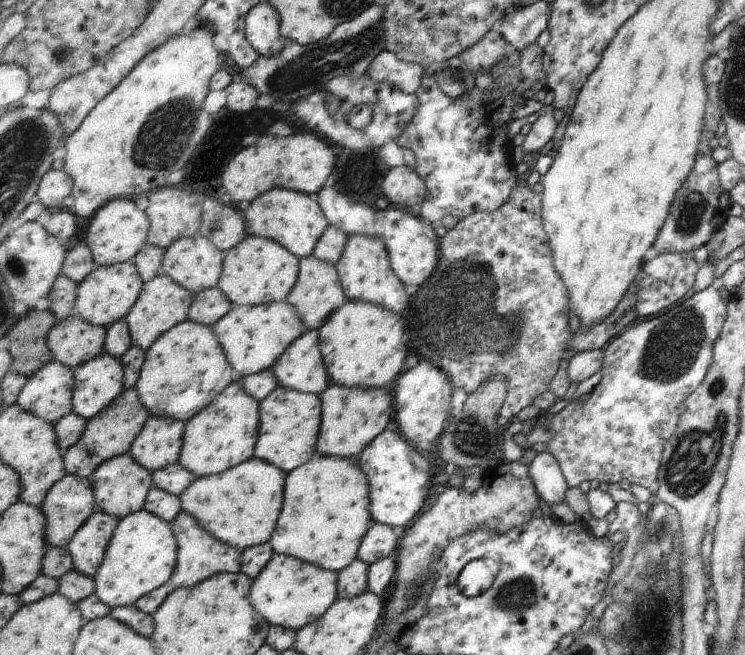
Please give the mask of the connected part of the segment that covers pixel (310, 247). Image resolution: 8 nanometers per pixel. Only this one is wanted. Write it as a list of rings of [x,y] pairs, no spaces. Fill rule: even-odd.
[[[281,187],[269,190],[251,204],[242,212],[249,236],[275,239],[300,259],[314,254],[317,242],[325,234],[327,226],[330,226],[327,215],[317,199],[297,190]]]

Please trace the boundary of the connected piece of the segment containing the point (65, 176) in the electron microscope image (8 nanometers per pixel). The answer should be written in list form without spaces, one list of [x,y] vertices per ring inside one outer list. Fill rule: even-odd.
[[[50,170],[42,178],[37,199],[47,208],[59,208],[63,200],[72,194],[74,178],[67,171]]]

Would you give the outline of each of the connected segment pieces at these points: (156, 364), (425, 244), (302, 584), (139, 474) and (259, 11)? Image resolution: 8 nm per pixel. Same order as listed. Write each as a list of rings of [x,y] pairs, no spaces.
[[[190,319],[162,334],[147,351],[136,388],[151,415],[167,416],[186,423],[237,379],[234,366],[227,360],[213,327]]]
[[[393,208],[386,210],[383,219],[381,238],[386,243],[386,248],[390,252],[391,264],[394,271],[405,285],[423,286],[429,281],[439,264],[439,242],[429,238],[427,226],[423,224],[421,216],[413,216],[405,210]]]
[[[275,553],[271,562],[254,580],[252,602],[271,625],[301,630],[323,617],[339,599],[339,573],[303,560]]]
[[[121,455],[104,462],[89,479],[94,483],[97,509],[122,519],[134,512],[143,510],[147,495],[154,487],[152,471],[129,455]]]
[[[267,2],[257,5],[246,18],[246,36],[255,50],[265,57],[277,56],[291,44],[280,31],[280,14]]]

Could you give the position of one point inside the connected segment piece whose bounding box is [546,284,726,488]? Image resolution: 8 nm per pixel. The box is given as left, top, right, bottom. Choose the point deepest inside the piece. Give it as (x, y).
(620, 433)

